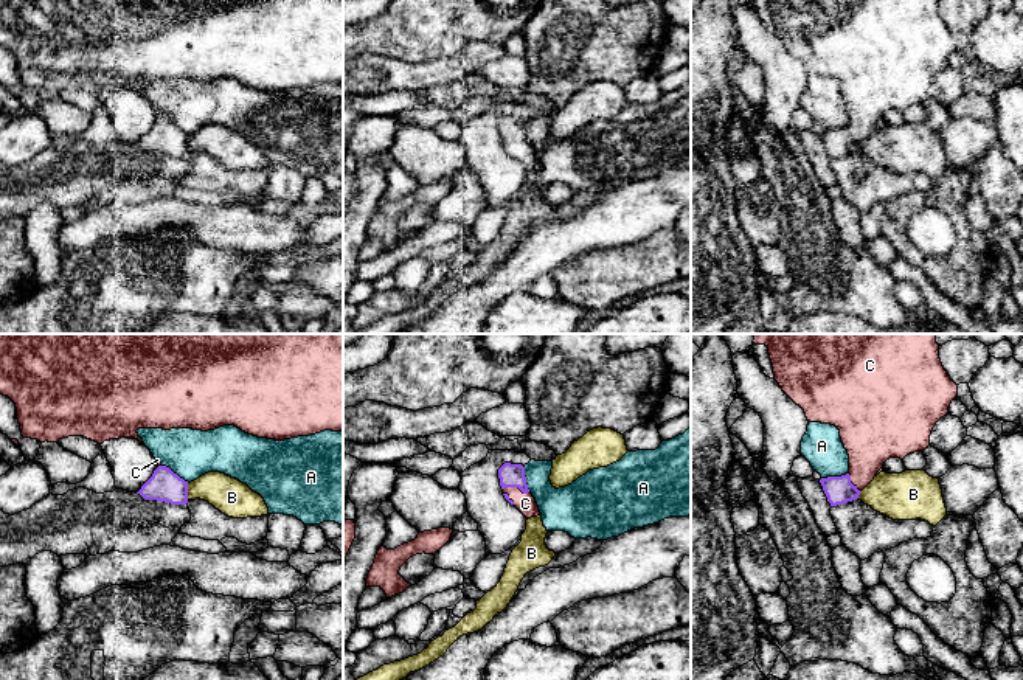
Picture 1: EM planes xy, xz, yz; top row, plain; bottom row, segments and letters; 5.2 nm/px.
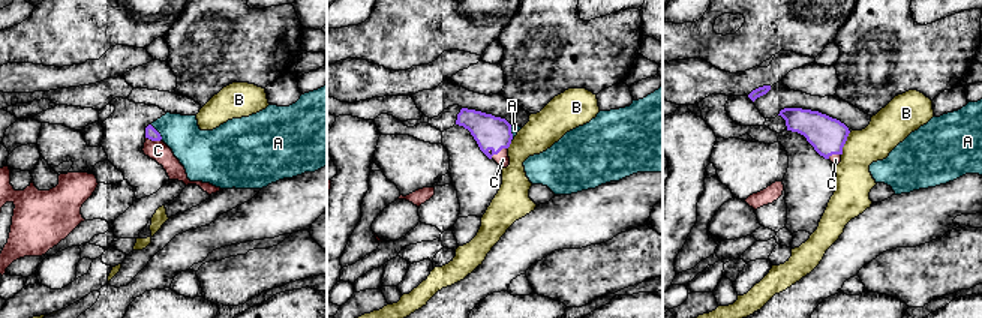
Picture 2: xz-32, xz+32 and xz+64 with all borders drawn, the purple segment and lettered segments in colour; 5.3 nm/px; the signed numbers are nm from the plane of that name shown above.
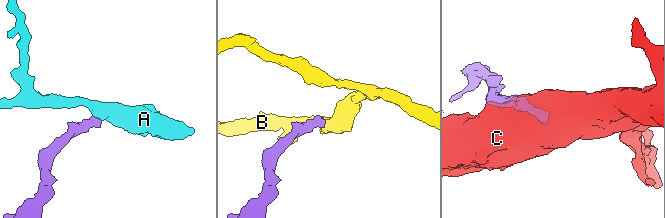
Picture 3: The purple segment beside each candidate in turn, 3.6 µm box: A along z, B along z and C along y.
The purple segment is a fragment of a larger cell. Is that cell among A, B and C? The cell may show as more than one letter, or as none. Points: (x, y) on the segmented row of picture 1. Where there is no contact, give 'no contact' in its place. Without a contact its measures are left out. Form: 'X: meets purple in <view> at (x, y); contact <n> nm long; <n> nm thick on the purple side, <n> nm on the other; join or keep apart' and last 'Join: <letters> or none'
A: meets purple in yz at (834, 477); contact 150 nm long; 140 nm thick on the purple side, 220 nm on the other; keep apart
B: meets purple in xy at (187, 491); contact 90 nm long; 160 nm thick on the purple side, 190 nm on the other; keep apart
C: meets purple in xz at (516, 486); contact 140 nm long; 130 nm thick on the purple side, 100 nm on the other; join
Join: C

